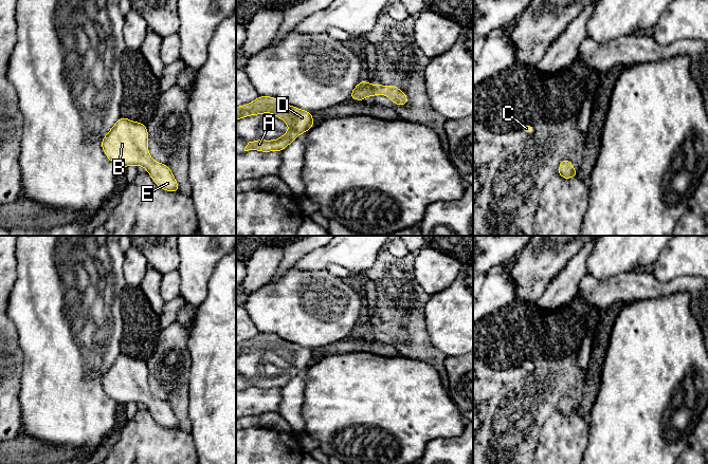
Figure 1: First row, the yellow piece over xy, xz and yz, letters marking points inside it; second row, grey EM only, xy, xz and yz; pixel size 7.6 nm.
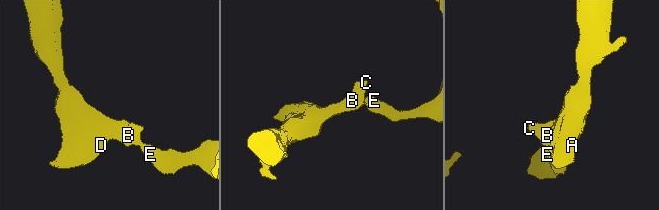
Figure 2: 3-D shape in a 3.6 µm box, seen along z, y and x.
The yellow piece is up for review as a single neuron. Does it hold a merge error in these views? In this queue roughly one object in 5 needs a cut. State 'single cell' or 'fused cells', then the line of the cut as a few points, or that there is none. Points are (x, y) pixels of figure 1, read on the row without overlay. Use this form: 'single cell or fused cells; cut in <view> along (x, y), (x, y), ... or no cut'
single cell; no cut

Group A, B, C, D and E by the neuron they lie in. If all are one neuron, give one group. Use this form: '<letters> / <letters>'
A B C D E

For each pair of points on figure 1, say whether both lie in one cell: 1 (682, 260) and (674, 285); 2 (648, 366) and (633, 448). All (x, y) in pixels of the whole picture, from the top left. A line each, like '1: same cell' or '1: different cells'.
1: different cells
2: same cell

